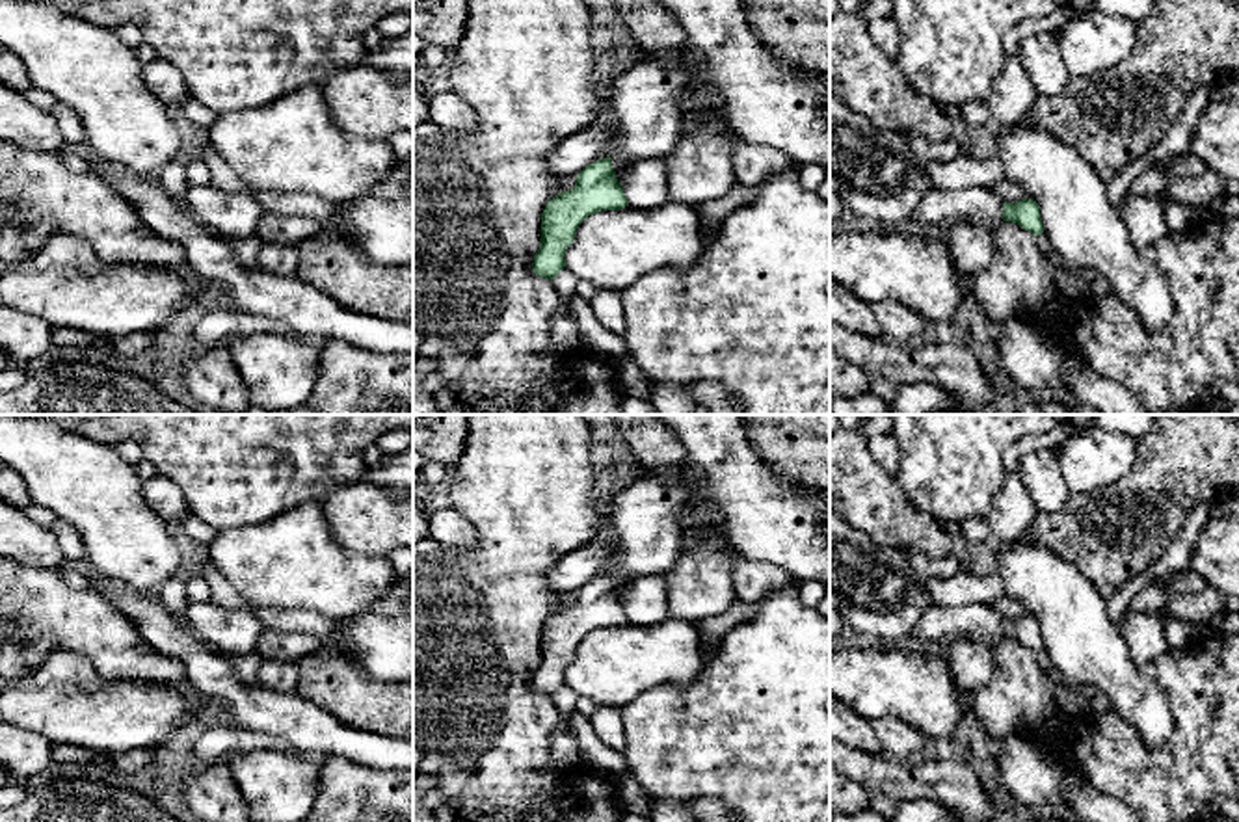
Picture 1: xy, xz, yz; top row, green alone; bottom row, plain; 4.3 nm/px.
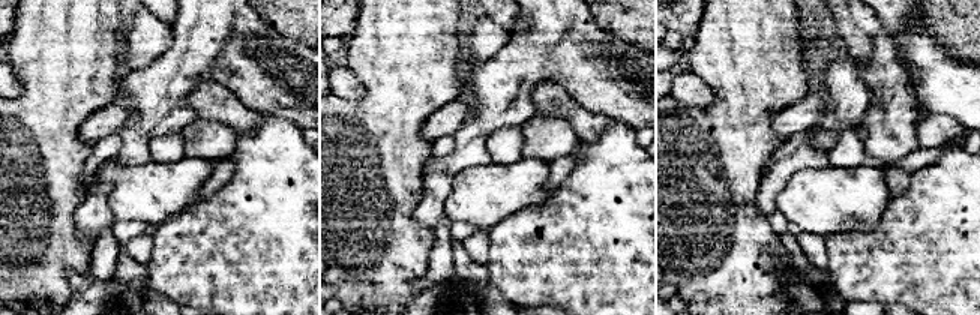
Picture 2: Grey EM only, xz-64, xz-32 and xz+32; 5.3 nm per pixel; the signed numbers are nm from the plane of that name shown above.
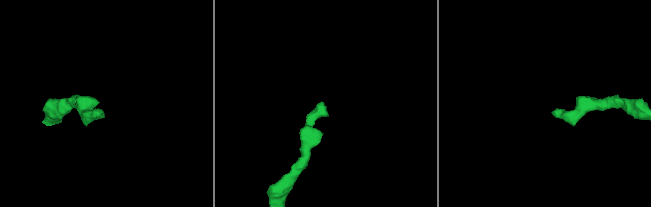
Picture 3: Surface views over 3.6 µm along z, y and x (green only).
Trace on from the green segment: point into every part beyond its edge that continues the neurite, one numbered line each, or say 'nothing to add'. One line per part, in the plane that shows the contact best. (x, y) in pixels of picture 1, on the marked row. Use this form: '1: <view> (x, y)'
1: yz (979, 205)

